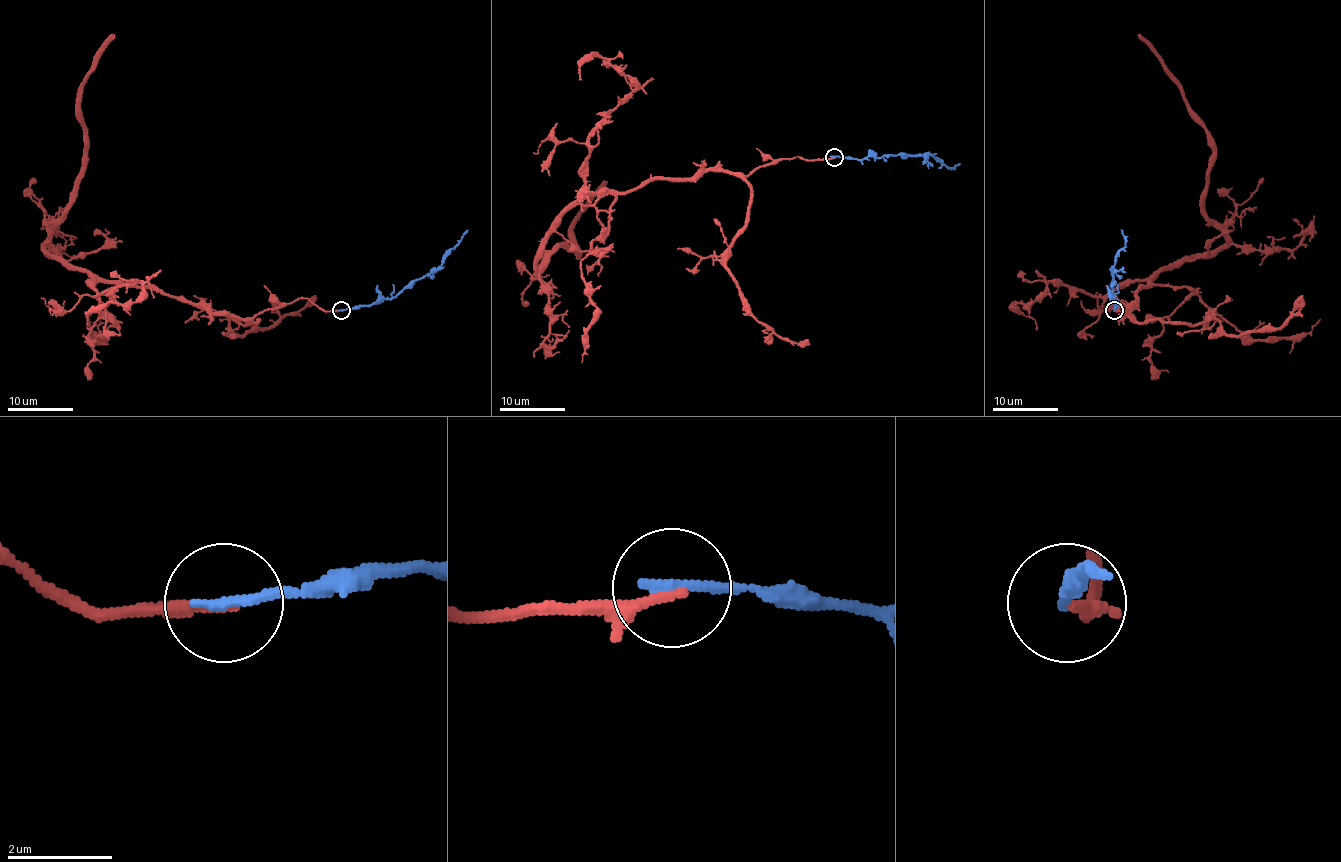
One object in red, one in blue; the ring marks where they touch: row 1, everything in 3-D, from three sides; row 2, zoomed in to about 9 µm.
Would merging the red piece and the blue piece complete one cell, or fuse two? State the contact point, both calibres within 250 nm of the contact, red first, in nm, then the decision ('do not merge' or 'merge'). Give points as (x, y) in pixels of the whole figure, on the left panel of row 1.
place (341, 310); calibres 240 and 220 nm; do not merge

